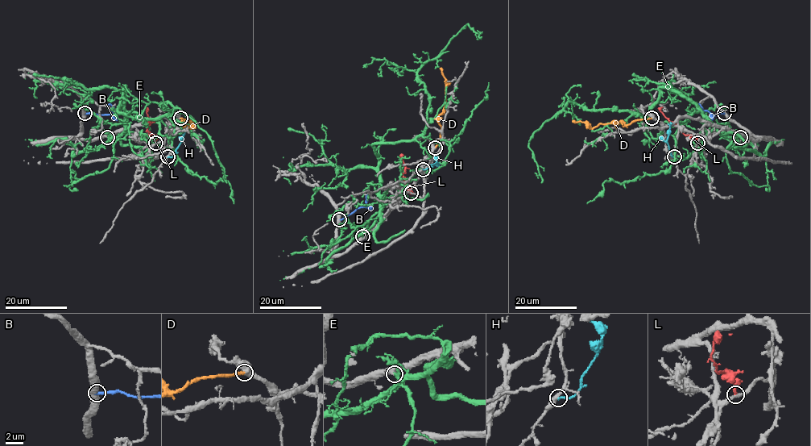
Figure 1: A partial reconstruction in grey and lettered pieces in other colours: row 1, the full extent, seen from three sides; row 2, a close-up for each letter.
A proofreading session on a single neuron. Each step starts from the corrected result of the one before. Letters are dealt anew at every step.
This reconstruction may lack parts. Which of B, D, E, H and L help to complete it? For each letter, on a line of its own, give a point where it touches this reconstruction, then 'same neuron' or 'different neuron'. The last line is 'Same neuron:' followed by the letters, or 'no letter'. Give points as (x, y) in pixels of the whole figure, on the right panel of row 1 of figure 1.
B: (724, 113) | different neuron
D: (651, 118) | same neuron
E: (740, 137) | different neuron
H: (674, 156) | different neuron
L: (697, 143) | different neuron
Same neuron: D

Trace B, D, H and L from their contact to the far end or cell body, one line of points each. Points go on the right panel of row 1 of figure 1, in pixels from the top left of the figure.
B: (724, 113), (711, 114), (697, 104)
D: (651, 118), (630, 124), (598, 124), (593, 127), (572, 121)
H: (674, 157), (670, 153), (667, 139), (670, 122)
L: (697, 143), (694, 136), (685, 135), (676, 124), (668, 120), (660, 110), (662, 107)

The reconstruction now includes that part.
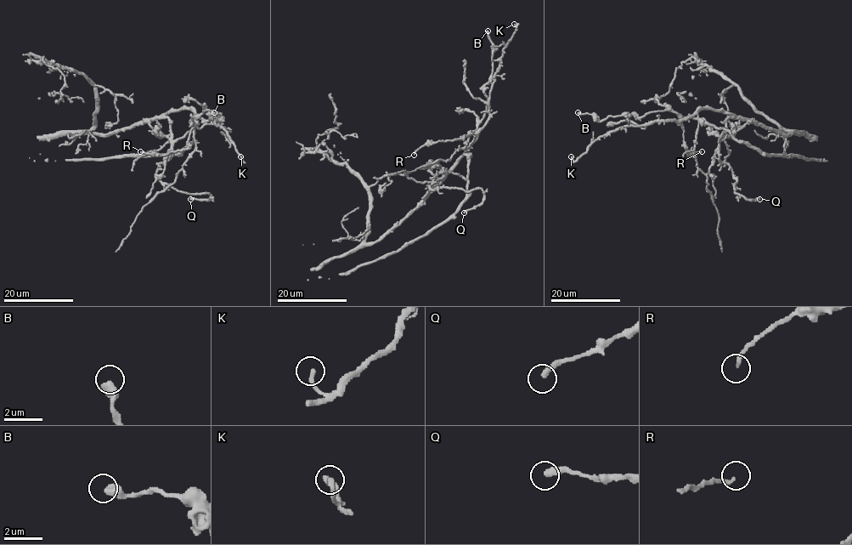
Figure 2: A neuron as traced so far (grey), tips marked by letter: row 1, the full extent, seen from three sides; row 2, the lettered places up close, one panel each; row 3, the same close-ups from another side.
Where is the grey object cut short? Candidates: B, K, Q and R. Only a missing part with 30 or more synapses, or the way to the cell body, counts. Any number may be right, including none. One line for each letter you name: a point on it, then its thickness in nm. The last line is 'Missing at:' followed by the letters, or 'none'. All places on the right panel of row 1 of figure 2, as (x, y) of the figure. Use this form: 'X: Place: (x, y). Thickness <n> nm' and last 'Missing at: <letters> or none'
Missing at: none

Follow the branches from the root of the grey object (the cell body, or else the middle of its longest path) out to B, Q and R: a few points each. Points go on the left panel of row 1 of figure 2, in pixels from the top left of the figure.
B: (133, 127), (181, 109), (190, 109), (193, 118), (210, 110), (218, 121), (214, 112)
Q: (133, 127), (148, 122), (172, 141), (172, 155), (156, 176), (178, 190), (210, 195), (190, 199)
R: (133, 127), (181, 109), (190, 109), (194, 112), (194, 127), (186, 149), (164, 155), (140, 151)

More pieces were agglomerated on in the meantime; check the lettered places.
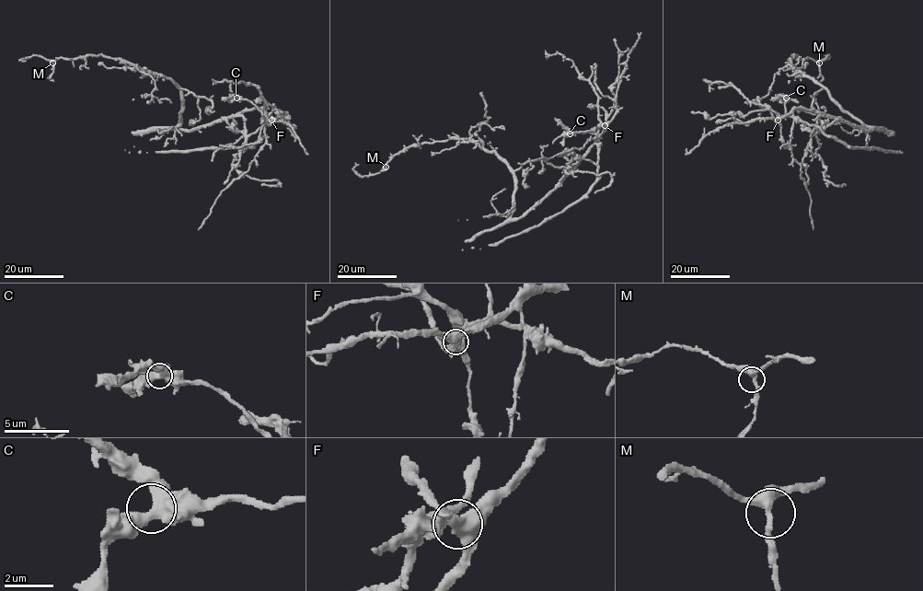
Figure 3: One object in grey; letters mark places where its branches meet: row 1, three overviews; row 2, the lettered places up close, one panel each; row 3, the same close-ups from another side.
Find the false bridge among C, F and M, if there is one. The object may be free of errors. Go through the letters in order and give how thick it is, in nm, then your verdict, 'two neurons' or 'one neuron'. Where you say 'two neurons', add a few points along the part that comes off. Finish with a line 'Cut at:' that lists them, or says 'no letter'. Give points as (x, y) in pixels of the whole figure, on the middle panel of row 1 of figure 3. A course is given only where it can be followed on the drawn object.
C: calibre 480 nm; one neuron
F: calibre 420 nm; one neuron
M: calibre 380 nm; one neuron
Cut at: no letter

